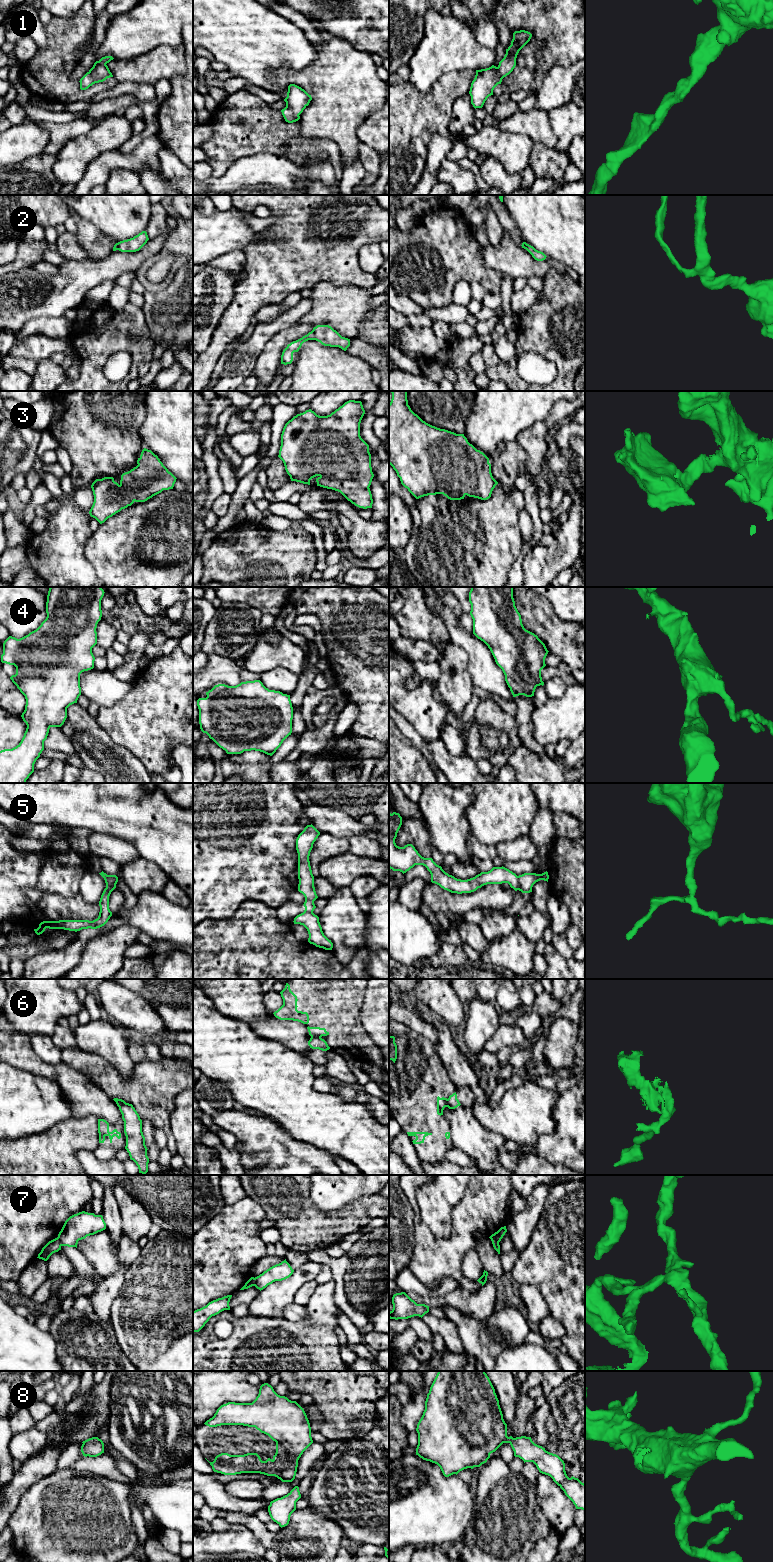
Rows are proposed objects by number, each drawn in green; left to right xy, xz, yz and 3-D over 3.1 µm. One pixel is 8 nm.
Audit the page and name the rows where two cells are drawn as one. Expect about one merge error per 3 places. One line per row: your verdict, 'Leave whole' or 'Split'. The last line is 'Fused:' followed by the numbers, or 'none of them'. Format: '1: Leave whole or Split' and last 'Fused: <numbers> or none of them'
1: Leave whole
2: Split
3: Leave whole
4: Leave whole
5: Split
6: Split
7: Split
8: Leave whole
Fused: 2, 5, 6, 7

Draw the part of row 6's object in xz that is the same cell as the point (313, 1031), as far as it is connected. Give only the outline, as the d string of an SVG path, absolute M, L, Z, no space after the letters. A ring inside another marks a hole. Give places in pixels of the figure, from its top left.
M308 1026L307 1029L311 1037L322 1037L329 1035L329 1032L327 1032L325 1028Z

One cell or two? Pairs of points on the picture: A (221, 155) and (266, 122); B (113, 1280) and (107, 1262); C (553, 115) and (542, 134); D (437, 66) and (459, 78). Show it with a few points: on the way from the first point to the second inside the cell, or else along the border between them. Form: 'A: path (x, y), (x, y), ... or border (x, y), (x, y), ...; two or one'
A: path (232, 144), (249, 127), (255, 127); one
B: border (119, 1251), (121, 1266), (104, 1277); two
C: border (547, 112), (551, 130), (556, 137), (555, 144); two
D: border (472, 68), (447, 72), (430, 87); two

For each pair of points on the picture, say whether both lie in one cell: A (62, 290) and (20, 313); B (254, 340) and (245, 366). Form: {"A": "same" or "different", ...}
{"A": "same", "B": "same"}

